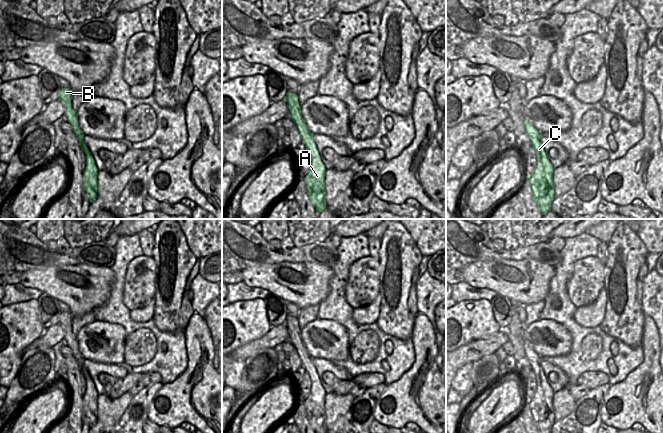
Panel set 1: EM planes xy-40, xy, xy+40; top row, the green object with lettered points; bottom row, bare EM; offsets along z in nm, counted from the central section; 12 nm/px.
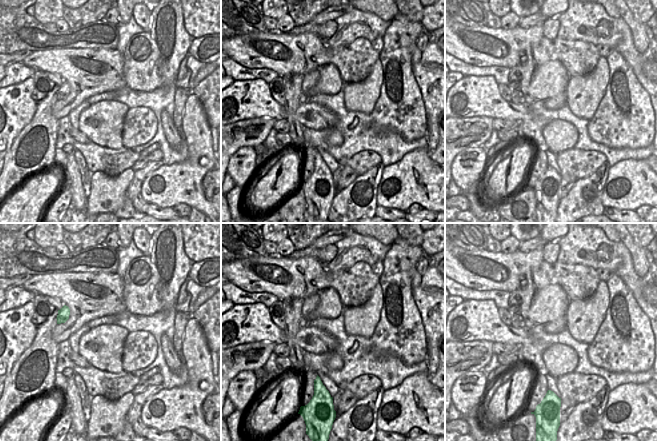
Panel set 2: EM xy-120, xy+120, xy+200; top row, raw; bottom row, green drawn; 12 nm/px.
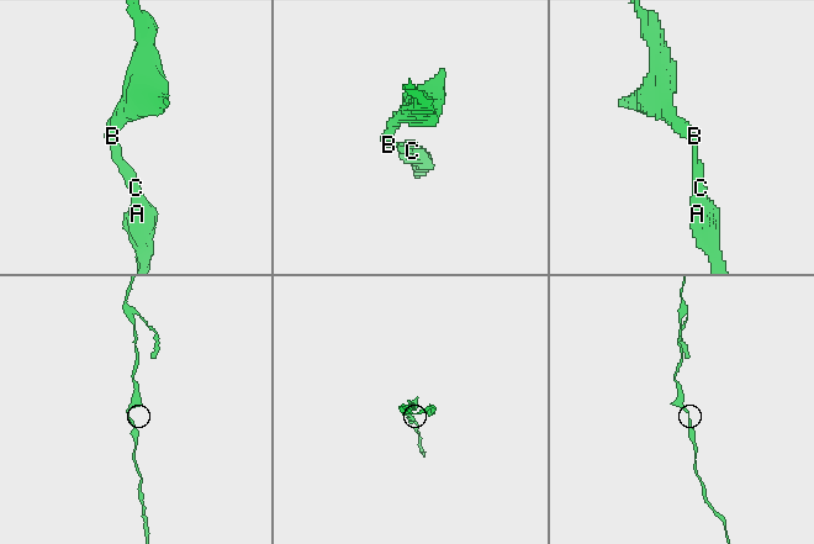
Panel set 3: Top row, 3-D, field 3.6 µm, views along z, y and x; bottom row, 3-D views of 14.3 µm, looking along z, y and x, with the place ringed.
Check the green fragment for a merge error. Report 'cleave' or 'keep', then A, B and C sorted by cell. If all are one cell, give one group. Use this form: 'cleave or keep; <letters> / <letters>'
keep; A B C

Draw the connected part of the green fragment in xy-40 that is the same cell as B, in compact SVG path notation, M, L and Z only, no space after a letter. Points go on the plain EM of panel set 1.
M61 312L59 317L59 324L63 327L65 331L65 342L71 348L74 358L79 364L79 369L81 373L85 376L86 379L86 391L83 395L83 411L87 418L87 421L91 426L97 422L97 413L98 413L98 393L95 389L95 384L89 375L88 371L83 365L83 356L78 348L77 335L74 335L71 330L71 324L73 322L73 317L70 312Z

